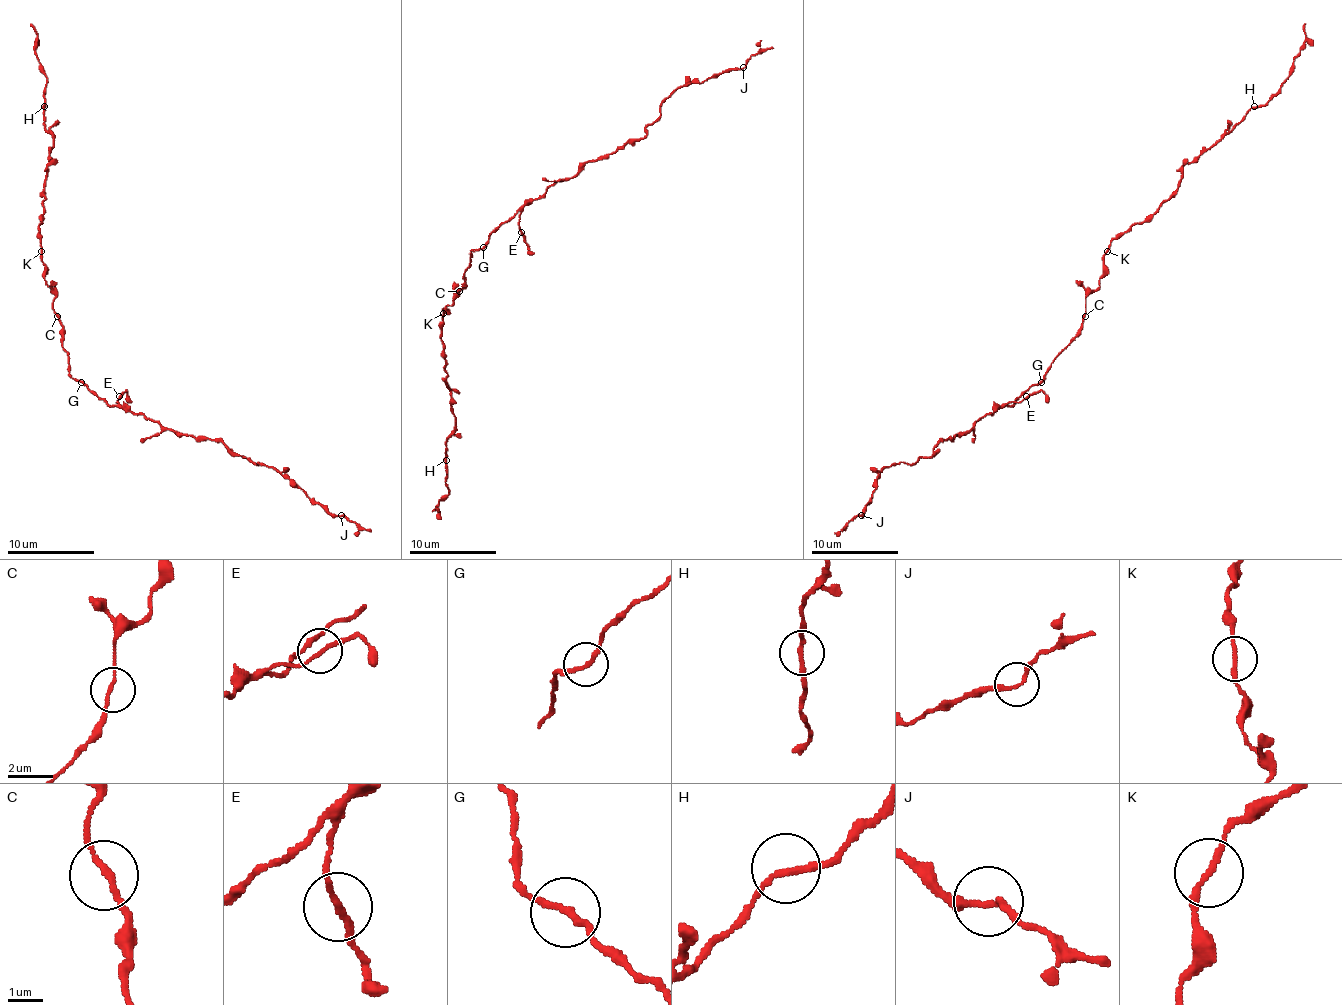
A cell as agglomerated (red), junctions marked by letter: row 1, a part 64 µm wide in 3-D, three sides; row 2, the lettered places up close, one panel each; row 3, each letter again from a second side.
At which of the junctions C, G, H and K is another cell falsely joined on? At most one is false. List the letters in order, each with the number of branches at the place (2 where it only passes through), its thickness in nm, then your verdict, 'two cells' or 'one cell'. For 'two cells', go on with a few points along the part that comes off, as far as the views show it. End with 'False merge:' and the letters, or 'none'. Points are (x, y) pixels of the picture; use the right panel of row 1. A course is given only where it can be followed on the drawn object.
C: 2 branches meet; 150 nm thick; one cell
G: 2 branches meet; 190 nm thick; one cell
H: 2 branches meet; 180 nm thick; one cell
K: 2 branches meet; 180 nm thick; one cell
False merge: none

